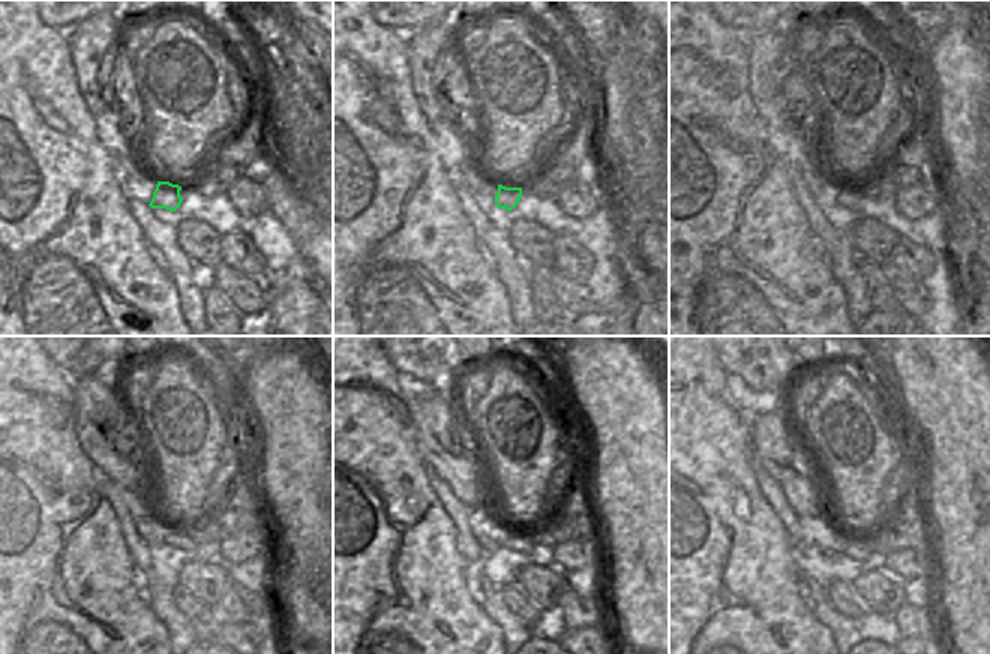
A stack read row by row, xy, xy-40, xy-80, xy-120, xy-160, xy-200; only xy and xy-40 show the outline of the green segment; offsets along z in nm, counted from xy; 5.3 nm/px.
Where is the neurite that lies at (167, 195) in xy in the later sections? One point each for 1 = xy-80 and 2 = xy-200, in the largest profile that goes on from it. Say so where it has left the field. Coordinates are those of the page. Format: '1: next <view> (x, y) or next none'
1: next xy-80 (848, 198)
2: next xy-200 (857, 546)

